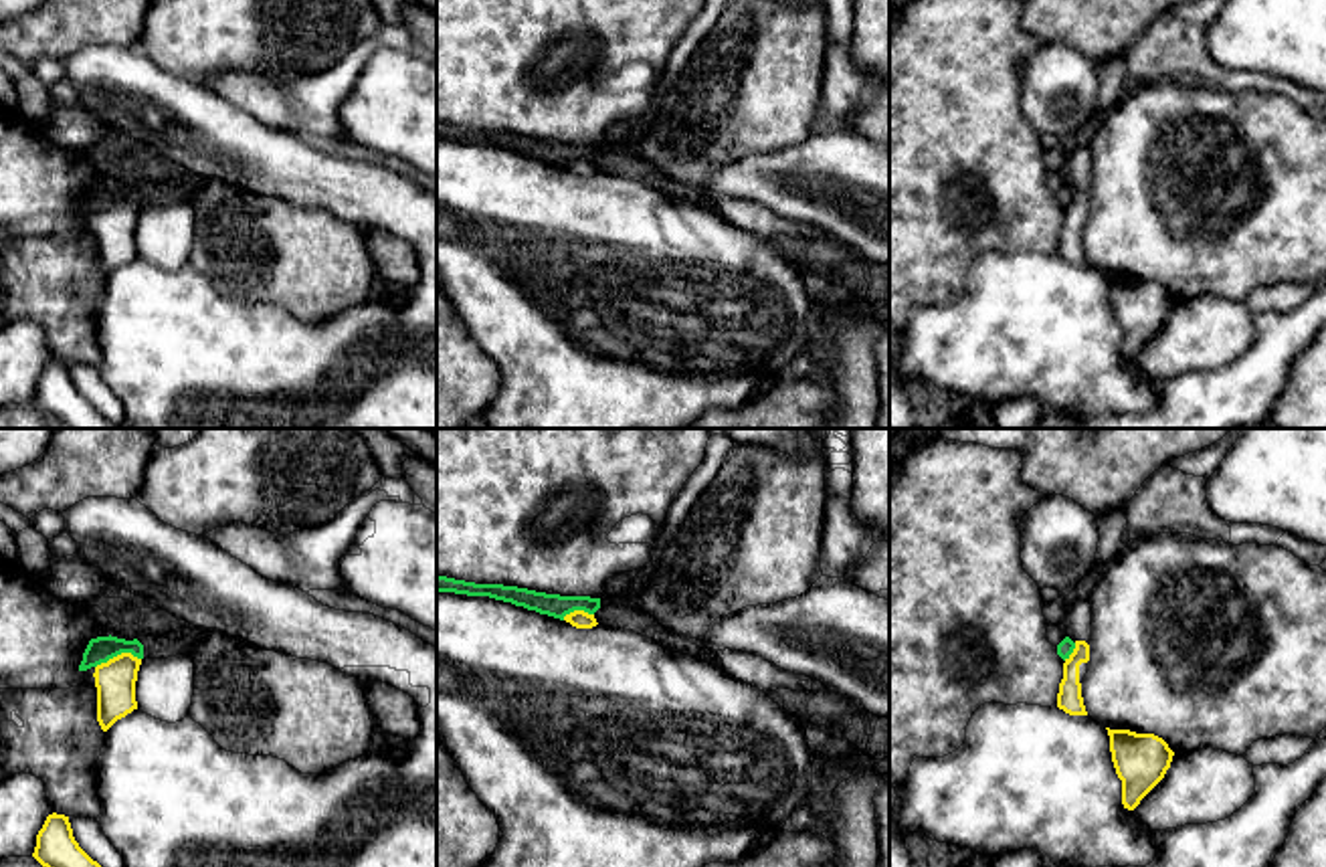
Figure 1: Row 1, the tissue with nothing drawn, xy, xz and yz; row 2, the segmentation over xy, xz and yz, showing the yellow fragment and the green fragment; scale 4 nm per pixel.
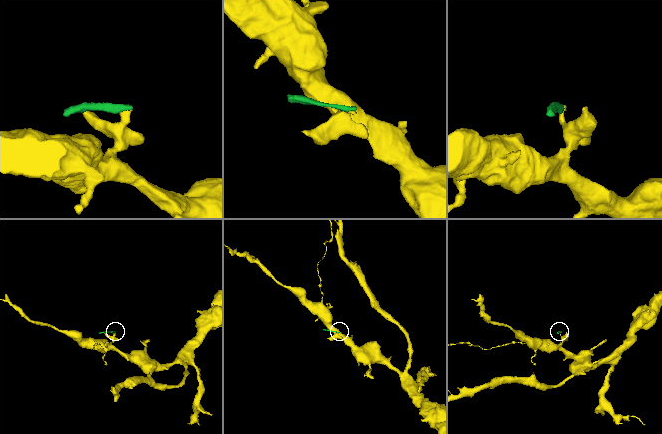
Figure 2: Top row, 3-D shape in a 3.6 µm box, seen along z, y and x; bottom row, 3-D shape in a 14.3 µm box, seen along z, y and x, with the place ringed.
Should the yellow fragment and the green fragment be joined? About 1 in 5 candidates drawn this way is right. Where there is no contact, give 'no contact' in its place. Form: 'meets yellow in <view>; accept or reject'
meets yellow in xy; reject

